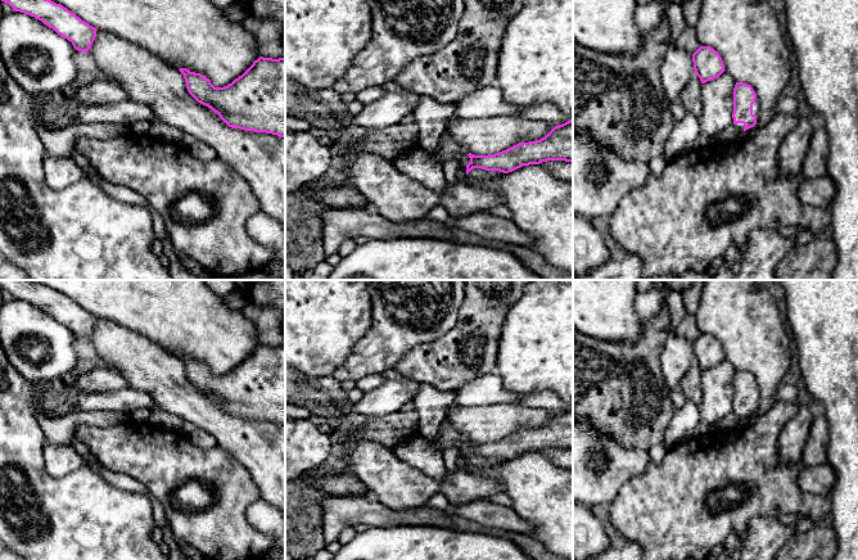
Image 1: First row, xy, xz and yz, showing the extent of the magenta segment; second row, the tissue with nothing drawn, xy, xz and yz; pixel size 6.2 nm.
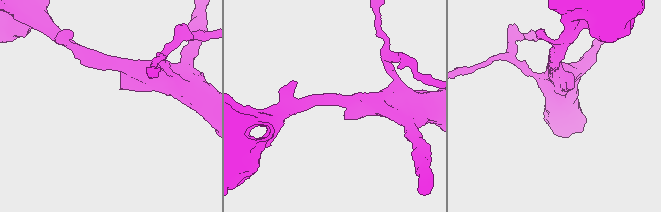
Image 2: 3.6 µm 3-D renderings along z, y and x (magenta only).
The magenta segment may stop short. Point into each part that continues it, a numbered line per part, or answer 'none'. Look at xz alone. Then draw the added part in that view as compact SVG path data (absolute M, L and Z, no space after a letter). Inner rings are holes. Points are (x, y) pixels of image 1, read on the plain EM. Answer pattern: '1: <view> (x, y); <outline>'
1: xz (463, 447); M459 443L460 459L466 459L466 452L470 450L469 443Z

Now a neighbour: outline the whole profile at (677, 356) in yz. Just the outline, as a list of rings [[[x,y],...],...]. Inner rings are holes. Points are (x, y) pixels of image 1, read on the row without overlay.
[[[670,331],[659,357],[663,380],[668,388],[679,388],[682,378],[695,362],[692,342]]]

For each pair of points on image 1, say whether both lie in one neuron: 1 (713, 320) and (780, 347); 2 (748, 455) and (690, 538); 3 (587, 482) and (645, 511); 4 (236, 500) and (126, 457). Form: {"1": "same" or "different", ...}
{"1": "same", "2": "same", "3": "different", "4": "same"}

